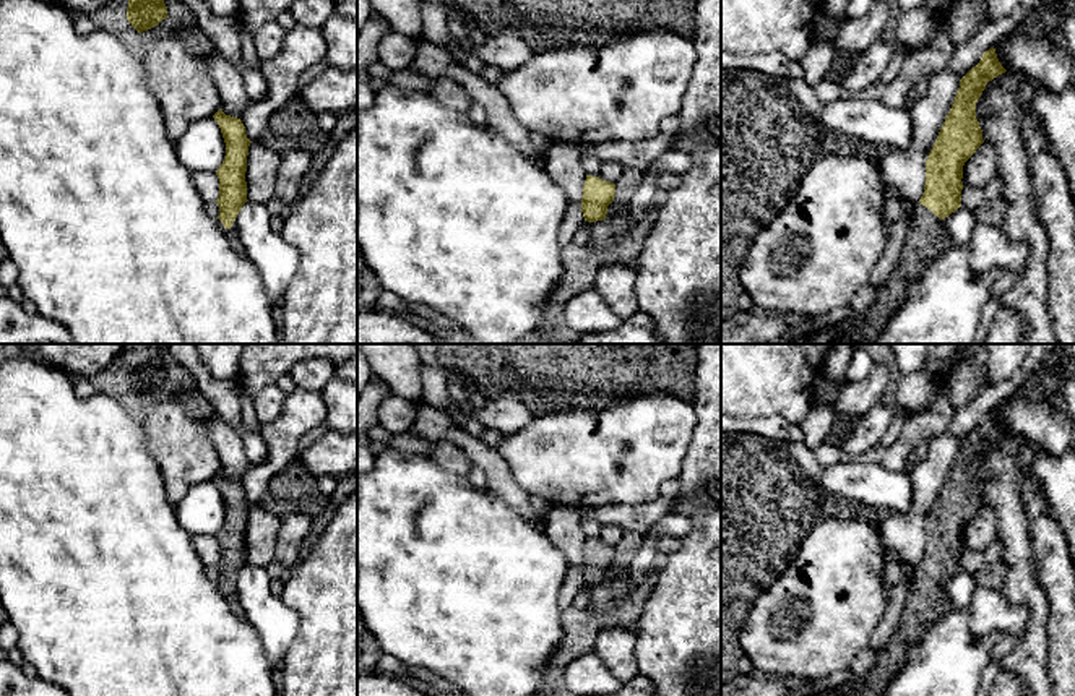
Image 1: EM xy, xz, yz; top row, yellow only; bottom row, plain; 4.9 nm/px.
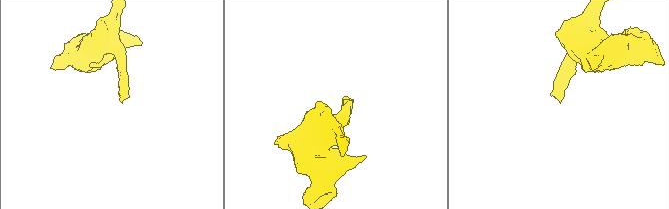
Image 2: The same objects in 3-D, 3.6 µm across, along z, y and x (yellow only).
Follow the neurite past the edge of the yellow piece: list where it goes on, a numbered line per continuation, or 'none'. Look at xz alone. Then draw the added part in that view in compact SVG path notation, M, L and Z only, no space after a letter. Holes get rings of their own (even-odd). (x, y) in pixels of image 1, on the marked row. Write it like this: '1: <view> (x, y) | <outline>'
none

